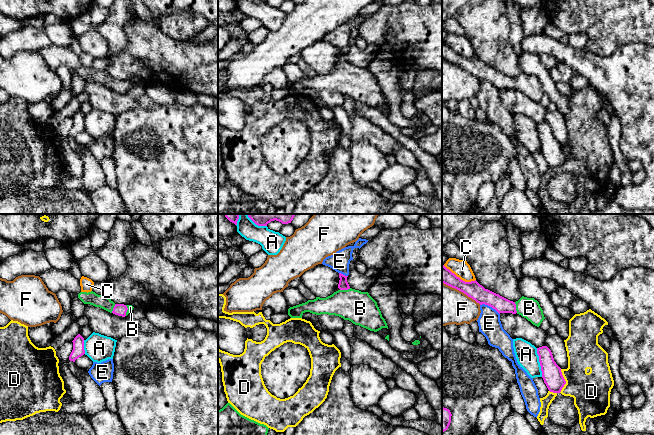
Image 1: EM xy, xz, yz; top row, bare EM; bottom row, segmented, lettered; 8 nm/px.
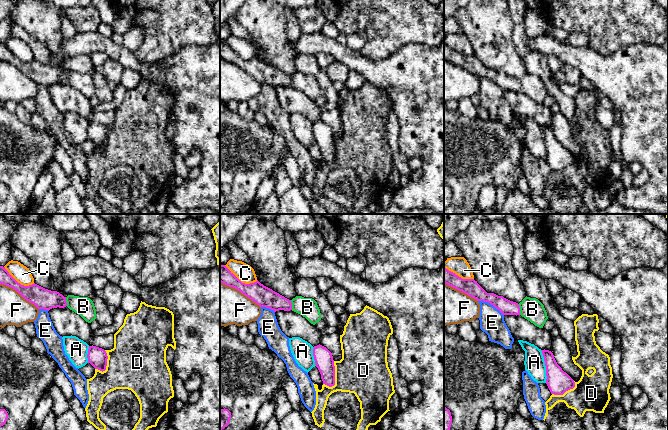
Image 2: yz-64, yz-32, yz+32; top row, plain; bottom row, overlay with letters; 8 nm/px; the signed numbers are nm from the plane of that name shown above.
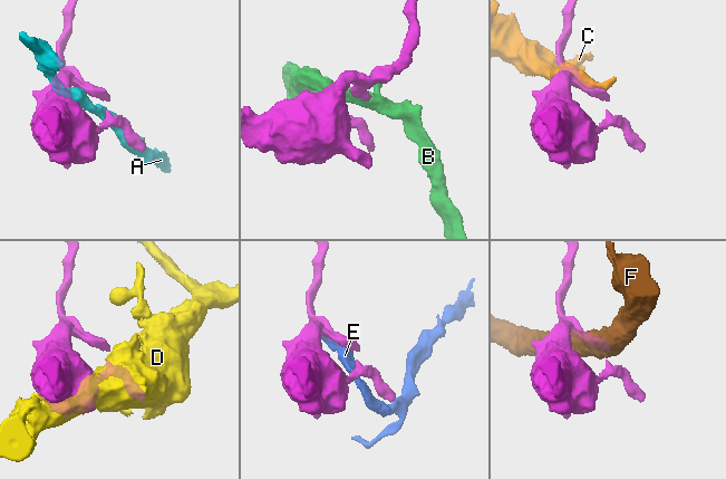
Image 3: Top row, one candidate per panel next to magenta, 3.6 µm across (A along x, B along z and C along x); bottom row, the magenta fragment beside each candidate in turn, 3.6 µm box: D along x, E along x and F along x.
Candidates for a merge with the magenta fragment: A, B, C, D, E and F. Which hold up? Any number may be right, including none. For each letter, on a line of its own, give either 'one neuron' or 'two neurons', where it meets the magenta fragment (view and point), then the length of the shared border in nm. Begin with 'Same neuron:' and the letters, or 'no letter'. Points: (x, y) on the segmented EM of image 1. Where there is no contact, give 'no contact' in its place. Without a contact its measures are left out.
Same neuron: B
A: two neurons | yz (539, 361) | 240 nm
B: one neuron | yz (515, 307) | 90 nm
C: two neurons | yz (458, 277) | 300 nm
D: two neurons | yz (565, 381) | 190 nm
E: two neurons | yz (490, 306) | 180 nm
F: two neurons | yz (461, 291) | 360 nm

